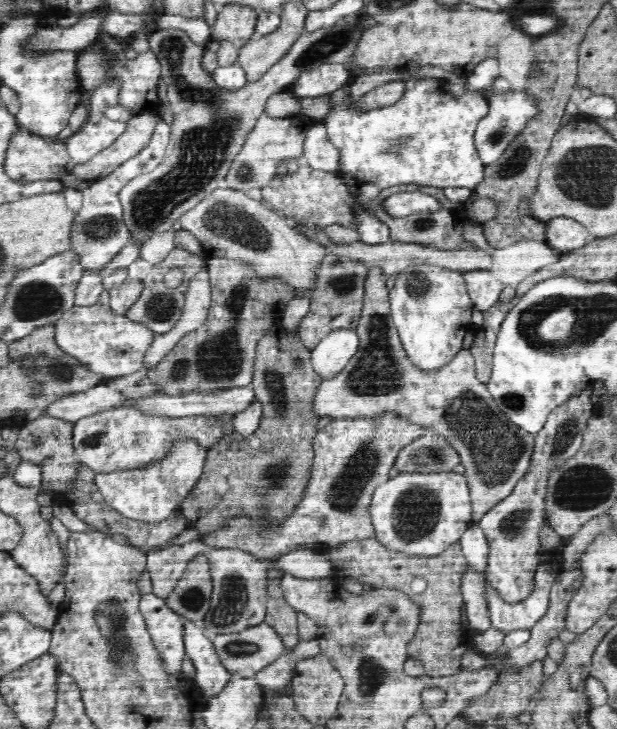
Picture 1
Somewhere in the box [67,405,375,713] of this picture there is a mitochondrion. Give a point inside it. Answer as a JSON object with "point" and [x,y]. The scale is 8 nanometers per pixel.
{"point":[112,624]}

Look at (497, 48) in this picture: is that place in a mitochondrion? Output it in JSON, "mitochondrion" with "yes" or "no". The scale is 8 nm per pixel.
{"mitochondrion":"no"}

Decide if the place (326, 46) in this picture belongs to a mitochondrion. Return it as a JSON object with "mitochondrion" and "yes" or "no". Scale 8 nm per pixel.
{"mitochondrion":"yes"}

